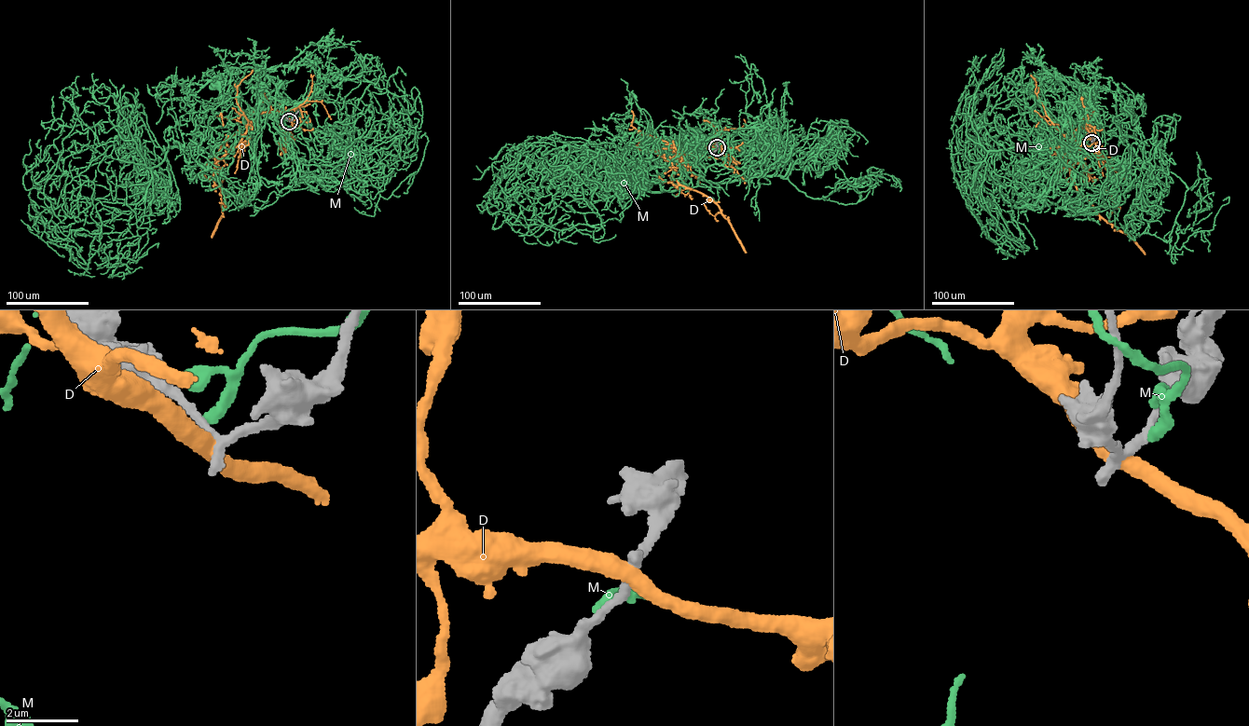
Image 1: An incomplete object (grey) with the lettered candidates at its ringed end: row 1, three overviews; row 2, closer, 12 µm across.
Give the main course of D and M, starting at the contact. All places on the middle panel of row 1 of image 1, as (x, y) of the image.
D: (717, 148), (693, 151), (690, 148), (688, 154), (678, 155), (672, 176), (680, 184), (711, 199), (746, 253)
M: (717, 148), (703, 151), (683, 139), (670, 147), (669, 157), (651, 150), (658, 177), (655, 183), (645, 184)

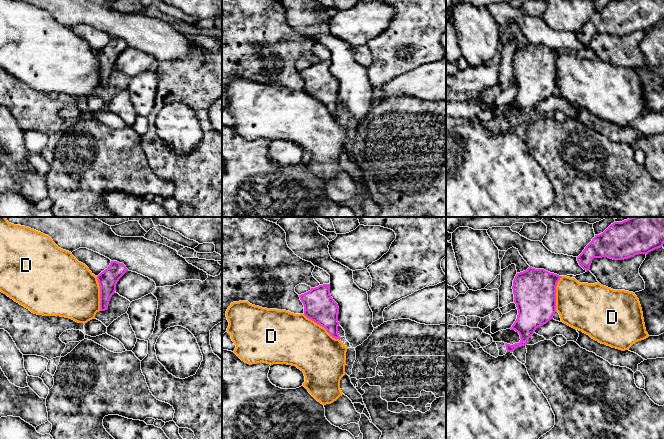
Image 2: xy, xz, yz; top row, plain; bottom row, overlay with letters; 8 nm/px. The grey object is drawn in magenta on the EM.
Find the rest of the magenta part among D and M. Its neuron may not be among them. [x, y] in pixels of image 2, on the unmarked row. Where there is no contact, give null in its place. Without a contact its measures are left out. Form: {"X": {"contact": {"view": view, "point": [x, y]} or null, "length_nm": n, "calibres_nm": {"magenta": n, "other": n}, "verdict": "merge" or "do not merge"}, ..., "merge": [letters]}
{"D": {"contact": {"view": "xz", "point": [321, 101]}, "length_nm": 360, "calibres_nm": {"magenta": 240, "other": 400}, "verdict": "do not merge"}, "M": {"contact": null, "verdict": "do not merge"}, "merge": []}

